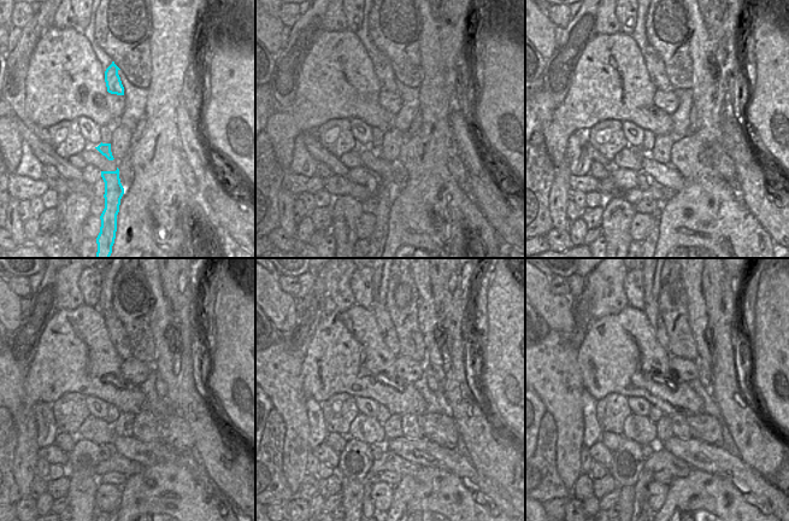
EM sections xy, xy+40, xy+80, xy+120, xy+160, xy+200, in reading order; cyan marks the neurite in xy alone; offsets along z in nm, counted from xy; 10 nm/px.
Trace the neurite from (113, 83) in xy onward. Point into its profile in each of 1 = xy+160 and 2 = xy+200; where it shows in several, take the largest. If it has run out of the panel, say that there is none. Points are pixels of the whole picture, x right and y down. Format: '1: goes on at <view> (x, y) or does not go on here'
1: goes on at xy+160 (384, 322)
2: goes on at xy+200 (652, 304)

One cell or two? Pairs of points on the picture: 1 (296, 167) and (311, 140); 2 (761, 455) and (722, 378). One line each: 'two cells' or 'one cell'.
1: two cells
2: one cell

